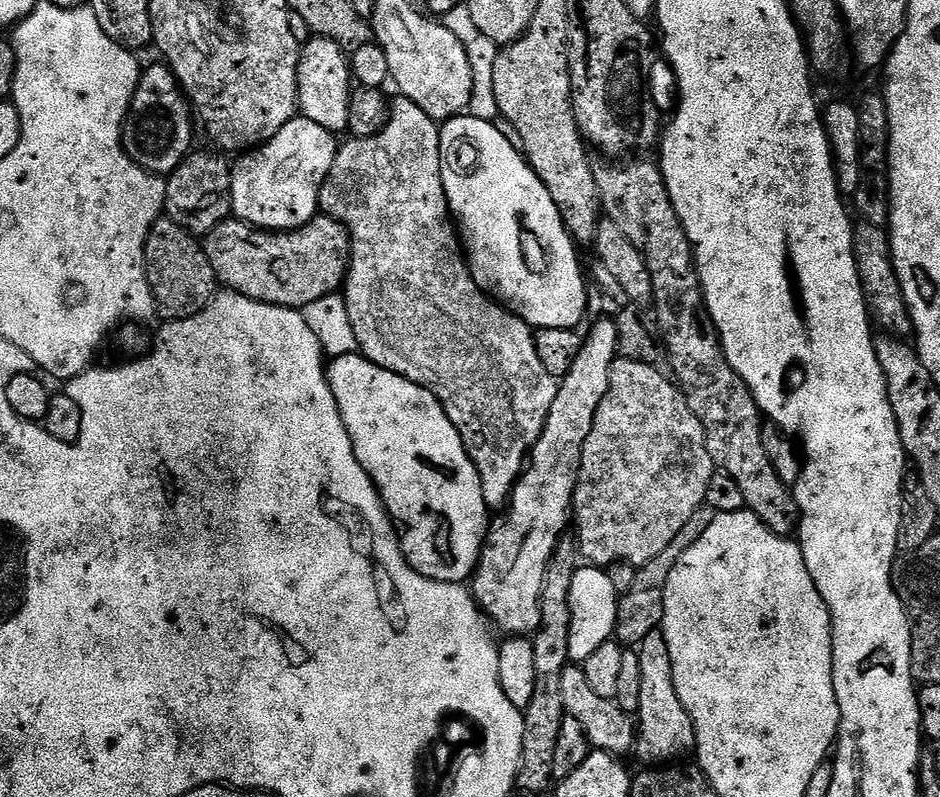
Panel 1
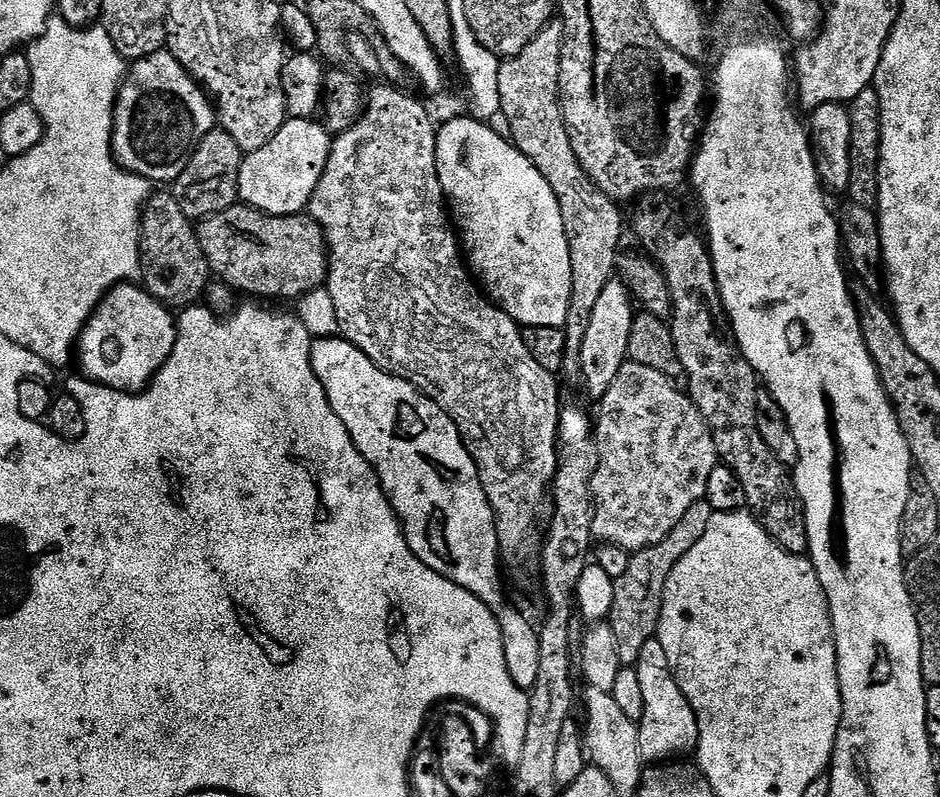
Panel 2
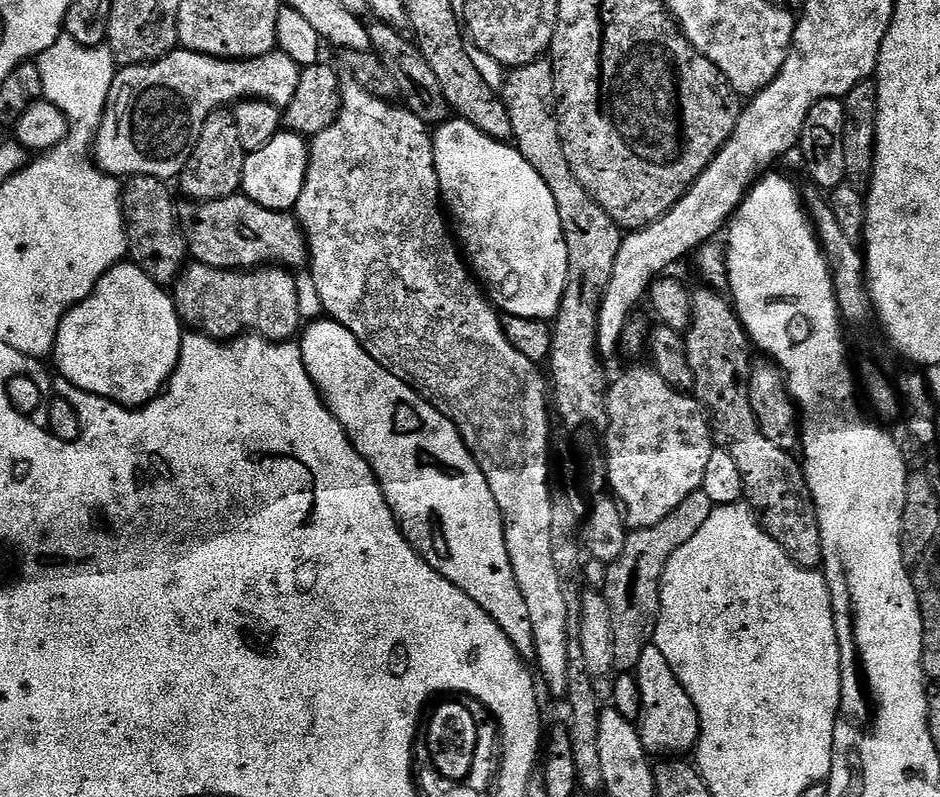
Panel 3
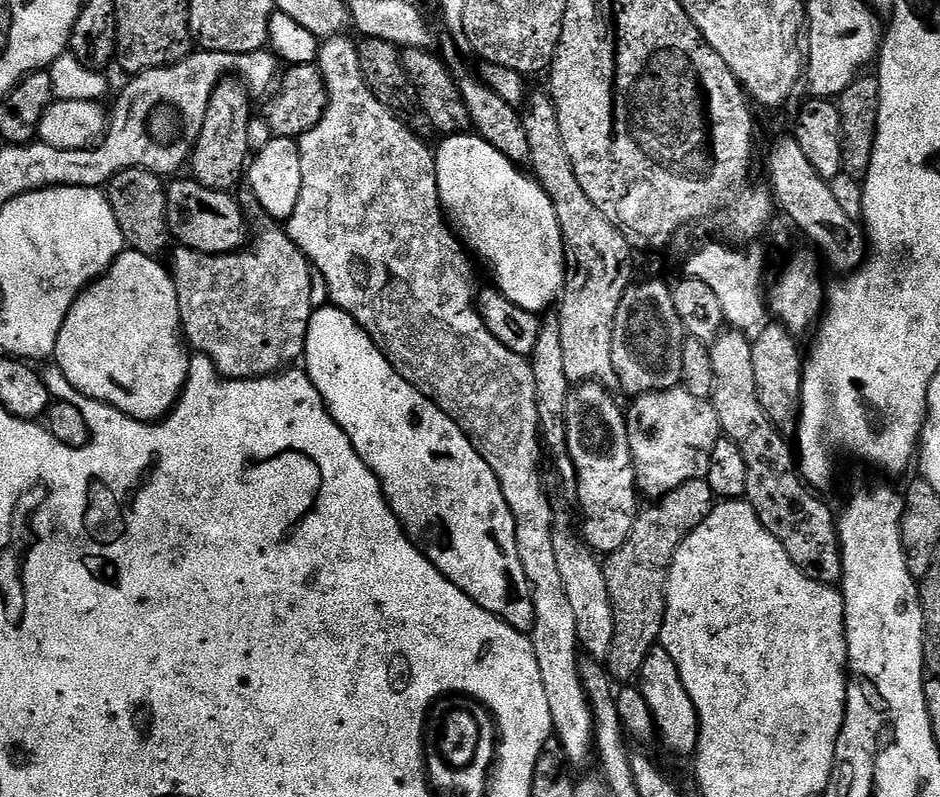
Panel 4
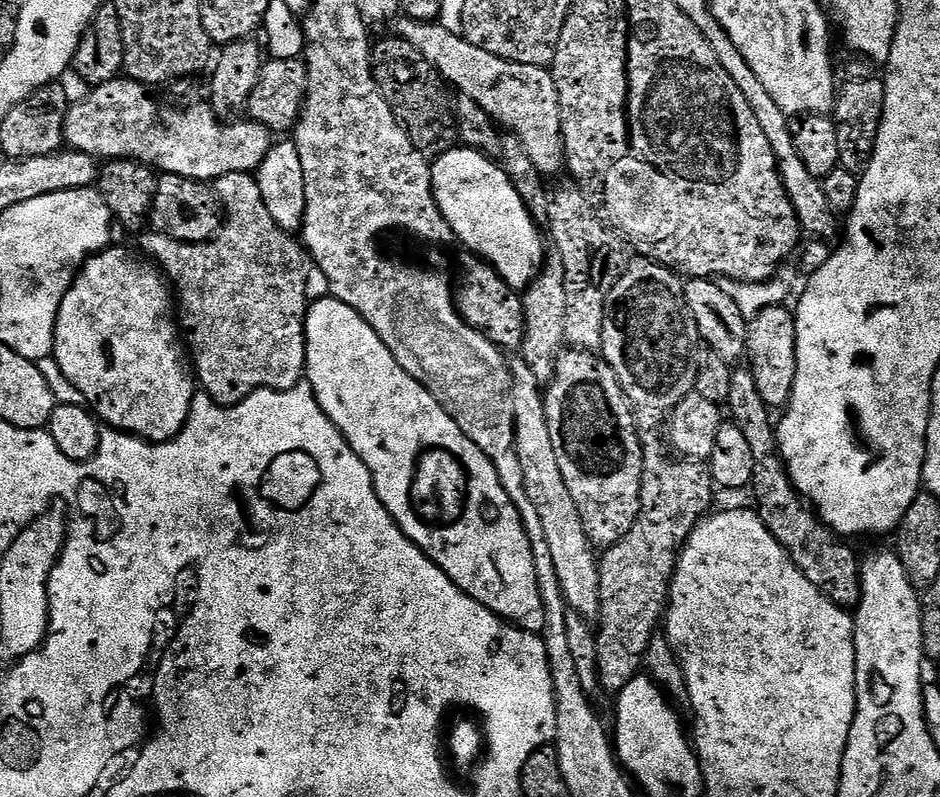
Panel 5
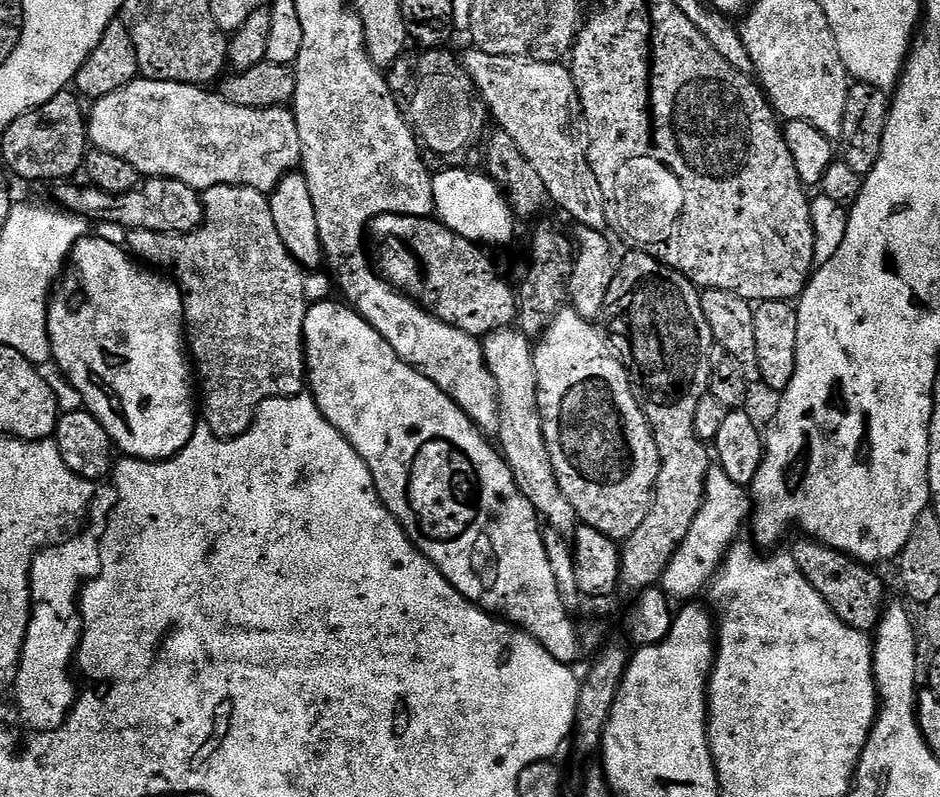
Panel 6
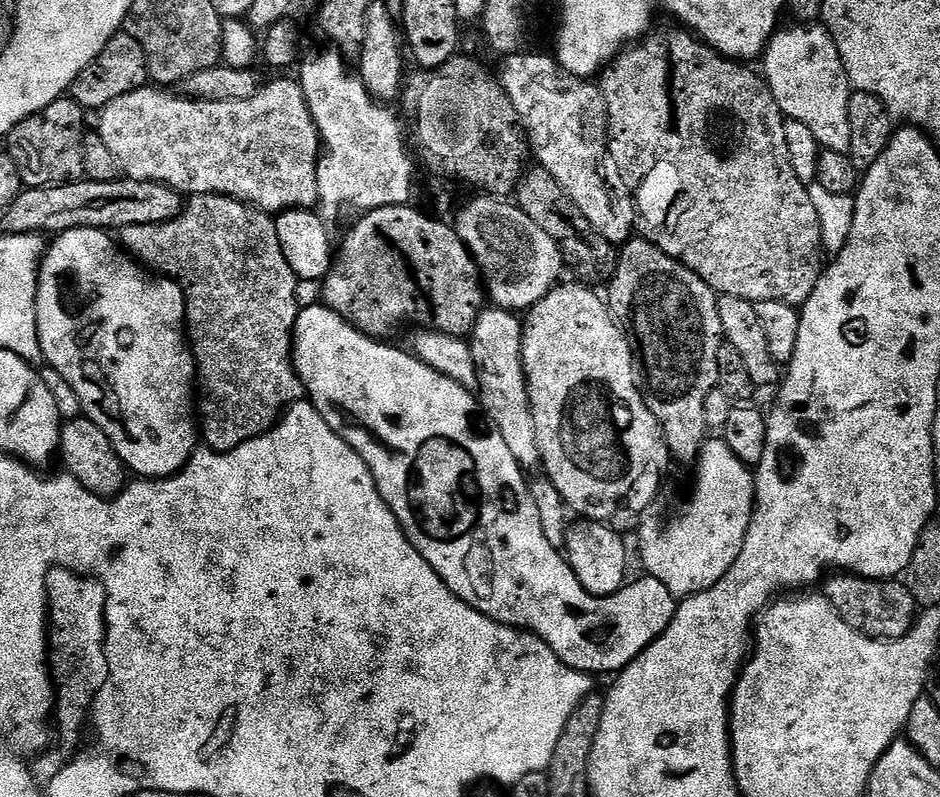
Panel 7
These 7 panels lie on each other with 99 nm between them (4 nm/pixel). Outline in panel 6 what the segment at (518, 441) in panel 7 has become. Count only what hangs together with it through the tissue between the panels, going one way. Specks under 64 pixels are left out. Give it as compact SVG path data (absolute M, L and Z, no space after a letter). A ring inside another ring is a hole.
M513 326L492 332L483 337L484 357L490 374L494 374L496 393L498 394L498 410L500 421L498 422L498 448L505 462L510 466L514 474L514 482L526 494L526 498L534 506L536 515L551 531L572 534L578 527L576 511L570 502L566 502L566 494L562 494L562 486L558 486L558 478L554 474L554 462L550 462L550 450L546 450L546 438L542 430L542 418L538 410L538 382L534 370L534 344L527 336L520 333L519 327Z

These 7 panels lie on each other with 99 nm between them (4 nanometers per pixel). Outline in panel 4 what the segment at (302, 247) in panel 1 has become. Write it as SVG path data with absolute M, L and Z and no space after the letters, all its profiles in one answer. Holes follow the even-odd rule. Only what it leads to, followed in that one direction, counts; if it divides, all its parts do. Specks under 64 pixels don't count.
M193 178L173 179L167 185L168 231L177 245L198 250L202 254L221 256L227 252L239 252L249 243L248 220L245 209L231 191L208 189Z

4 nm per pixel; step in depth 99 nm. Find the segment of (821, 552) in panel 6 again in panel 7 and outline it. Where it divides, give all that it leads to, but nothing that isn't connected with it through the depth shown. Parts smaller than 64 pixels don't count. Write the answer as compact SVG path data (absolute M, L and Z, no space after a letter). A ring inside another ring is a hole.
M832 574L823 581L823 588L823 599L828 600L830 606L834 606L838 618L842 618L846 626L871 640L900 640L915 625L917 602L899 579L868 580L864 576Z

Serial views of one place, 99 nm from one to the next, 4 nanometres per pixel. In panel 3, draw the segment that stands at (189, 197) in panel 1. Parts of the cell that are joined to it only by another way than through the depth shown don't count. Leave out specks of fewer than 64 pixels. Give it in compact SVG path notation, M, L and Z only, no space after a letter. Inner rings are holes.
M226 108L216 109L207 118L198 146L195 147L187 167L181 172L178 185L187 195L185 197L193 201L217 200L235 195L241 189L246 156L235 113Z

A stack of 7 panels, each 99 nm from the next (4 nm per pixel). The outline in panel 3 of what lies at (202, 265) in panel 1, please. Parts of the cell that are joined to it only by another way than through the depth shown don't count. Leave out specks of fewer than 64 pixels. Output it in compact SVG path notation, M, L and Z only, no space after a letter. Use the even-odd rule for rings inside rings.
M134 176L123 185L122 203L131 263L137 264L146 274L150 274L154 282L172 286L184 271L190 253L180 225L178 200L172 197L168 188L171 187L165 181L153 176Z

